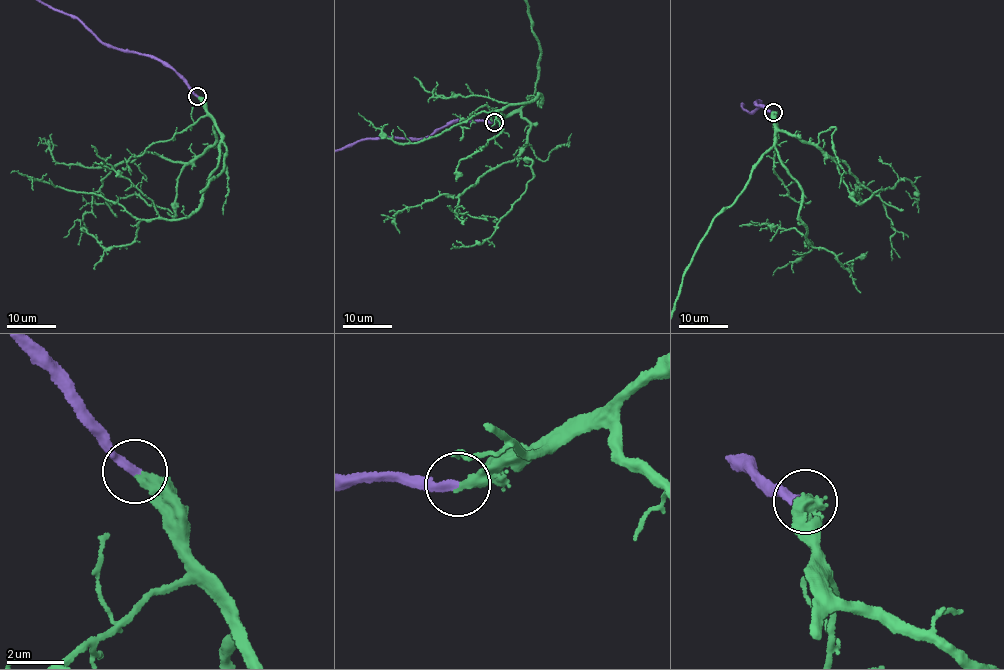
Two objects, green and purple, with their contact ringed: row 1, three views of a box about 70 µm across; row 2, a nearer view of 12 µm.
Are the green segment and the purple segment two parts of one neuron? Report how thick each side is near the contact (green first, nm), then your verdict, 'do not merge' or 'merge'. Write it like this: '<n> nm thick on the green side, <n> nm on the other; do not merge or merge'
360 nm thick on the green side, 320 nm on the other; merge

